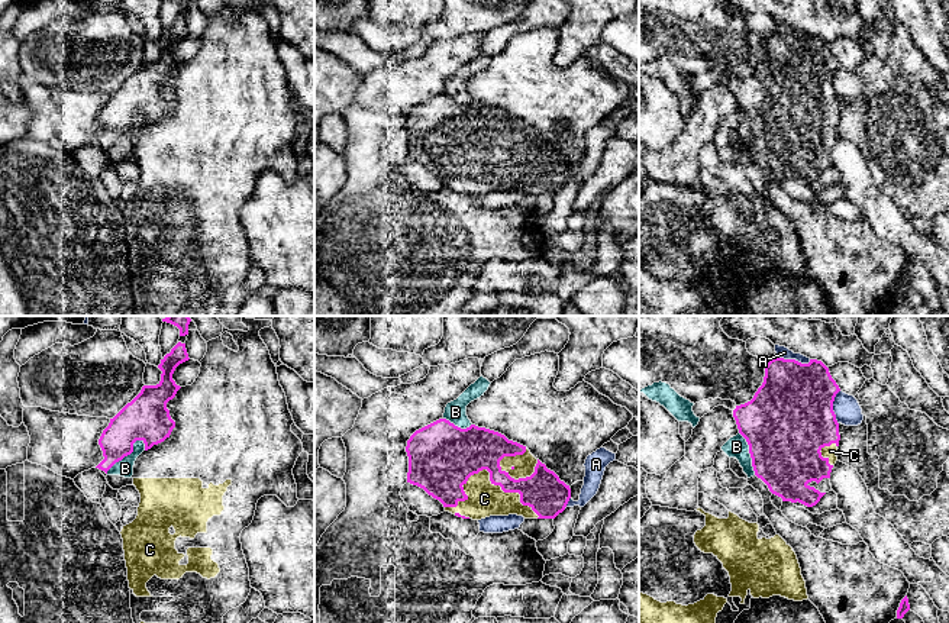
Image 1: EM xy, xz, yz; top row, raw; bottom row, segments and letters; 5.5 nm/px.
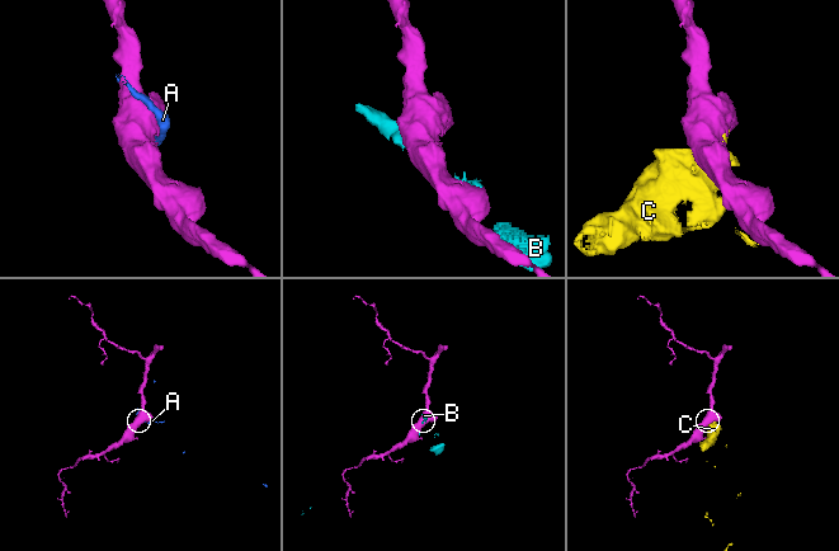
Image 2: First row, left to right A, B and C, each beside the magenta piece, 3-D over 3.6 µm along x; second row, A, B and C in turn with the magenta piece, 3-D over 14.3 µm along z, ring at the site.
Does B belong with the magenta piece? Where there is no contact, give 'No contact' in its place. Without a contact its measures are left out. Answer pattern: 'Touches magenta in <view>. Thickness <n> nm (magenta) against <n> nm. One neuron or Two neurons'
Touches magenta in xy. Thickness 260 nm (magenta) against 100 nm. Two neurons

